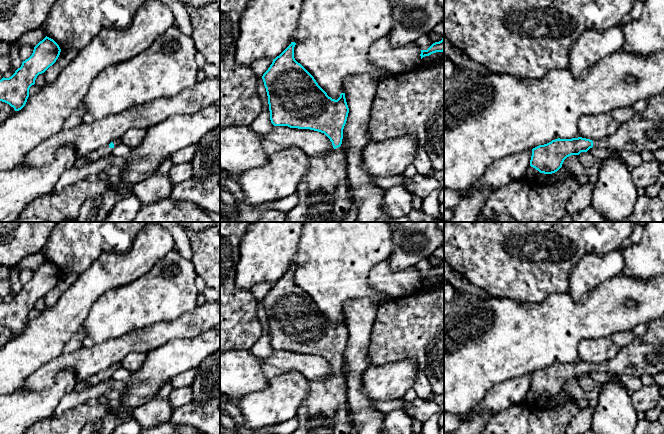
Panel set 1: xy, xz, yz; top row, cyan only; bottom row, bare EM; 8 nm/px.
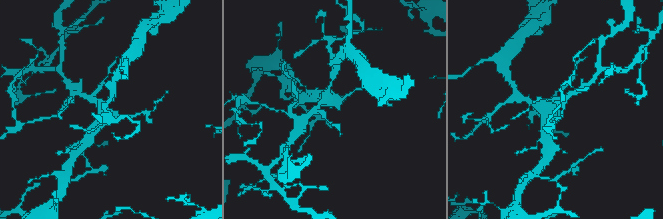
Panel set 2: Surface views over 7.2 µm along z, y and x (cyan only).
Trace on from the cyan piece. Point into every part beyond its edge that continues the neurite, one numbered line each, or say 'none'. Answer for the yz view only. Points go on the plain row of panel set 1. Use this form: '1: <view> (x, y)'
1: yz (644, 355)

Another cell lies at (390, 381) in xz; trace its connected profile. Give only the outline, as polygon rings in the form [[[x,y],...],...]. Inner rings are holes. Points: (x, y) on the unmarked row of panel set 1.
[[[413,358],[382,365],[371,364],[362,375],[362,391],[373,402],[403,398],[407,390],[413,388],[419,371]]]

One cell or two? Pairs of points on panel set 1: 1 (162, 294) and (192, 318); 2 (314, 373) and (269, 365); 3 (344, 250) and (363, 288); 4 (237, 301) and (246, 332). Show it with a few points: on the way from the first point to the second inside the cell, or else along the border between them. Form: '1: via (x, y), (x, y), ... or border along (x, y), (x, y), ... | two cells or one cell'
1: border along (197, 305), (175, 319), (164, 322) | two cells
2: via (303, 365), (280, 365) | one cell
3: via (344, 259), (344, 269), (354, 279) | one cell
4: via (237, 309), (238, 324) | one cell

